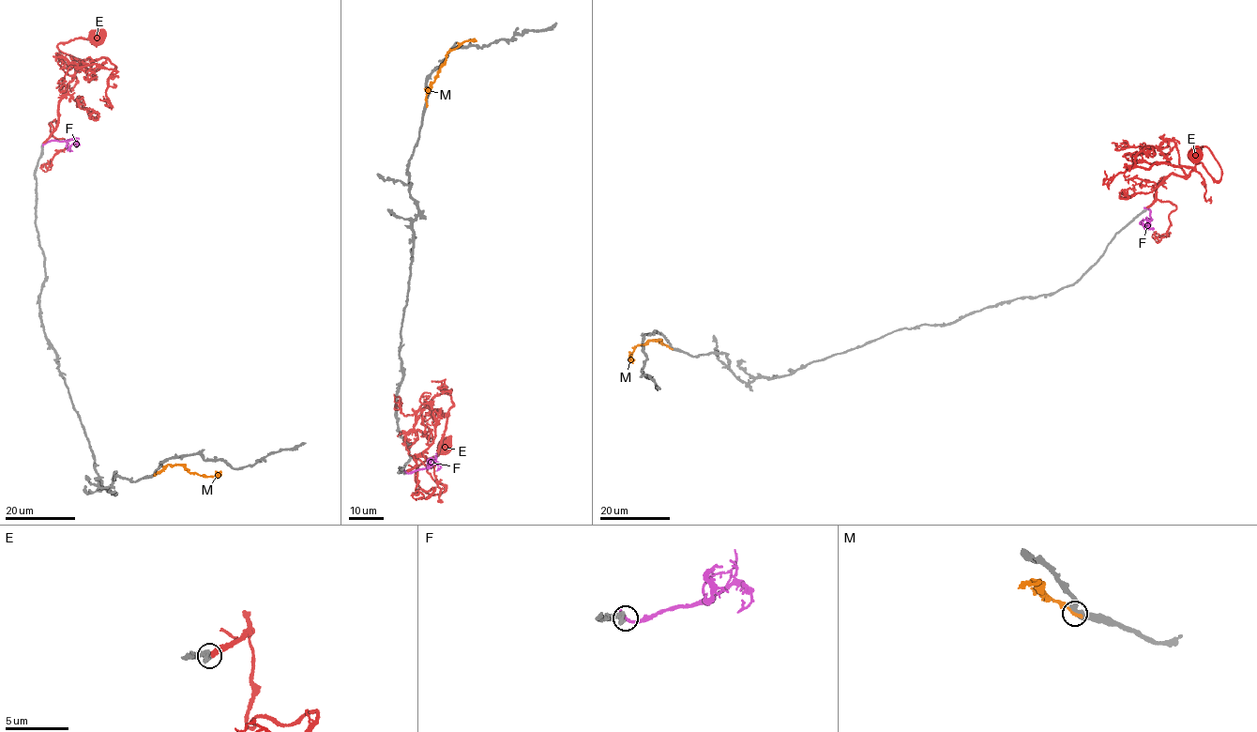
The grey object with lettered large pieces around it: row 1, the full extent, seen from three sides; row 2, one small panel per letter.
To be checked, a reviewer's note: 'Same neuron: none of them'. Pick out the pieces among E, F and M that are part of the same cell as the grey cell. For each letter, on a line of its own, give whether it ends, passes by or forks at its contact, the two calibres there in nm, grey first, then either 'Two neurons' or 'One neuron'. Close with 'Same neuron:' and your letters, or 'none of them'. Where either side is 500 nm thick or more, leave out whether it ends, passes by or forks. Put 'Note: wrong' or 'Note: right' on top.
Note: wrong
E: It ends there. Thickness 340 nm (grey) against 400 nm. One neuron
F: It ends there. Thickness 360 nm (grey) against 360 nm. Two neurons
M: It ends there. Thickness 440 nm (grey) against 320 nm. Two neurons
Same neuron: E

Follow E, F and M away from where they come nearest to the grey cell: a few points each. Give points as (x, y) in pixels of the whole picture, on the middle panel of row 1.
E: (405, 472), (416, 465), (413, 456), (422, 455), (441, 493), (428, 494), (416, 473), (451, 435)
F: (406, 472), (434, 464), (440, 465), (436, 470)
M: (426, 104), (429, 87), (446, 54), (463, 42), (476, 40)

